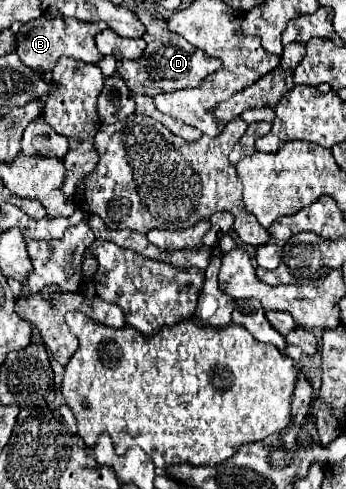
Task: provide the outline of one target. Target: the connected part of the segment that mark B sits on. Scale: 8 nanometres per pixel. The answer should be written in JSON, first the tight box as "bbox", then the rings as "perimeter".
{"bbox":[17,17,107,77],"perimeter":[[[39,17],[35,21],[29,21],[21,27],[21,31],[17,33],[17,53],[21,57],[21,61],[31,67],[31,69],[43,69],[47,73],[47,77],[51,75],[51,69],[55,67],[55,61],[61,55],[79,59],[79,61],[87,61],[87,63],[97,63],[103,59],[103,55],[97,51],[95,47],[95,35],[105,31],[107,25],[105,21],[97,21],[97,23],[85,23],[85,21],[77,21],[77,19],[63,19],[63,17]]]}

